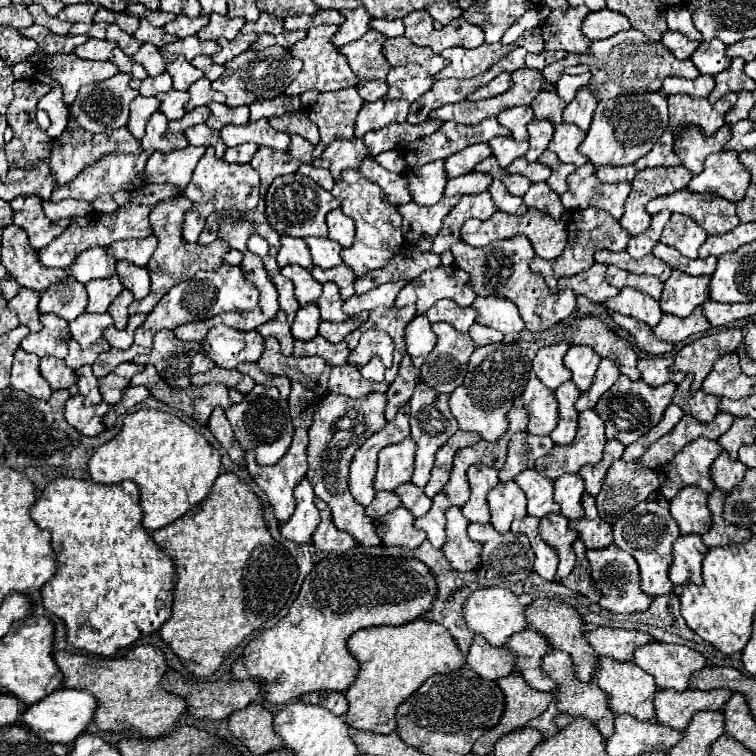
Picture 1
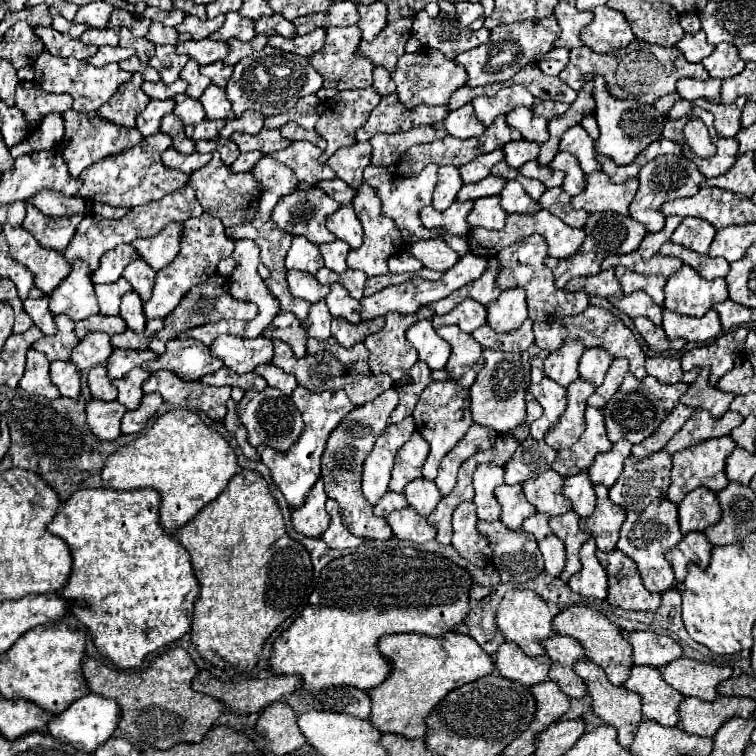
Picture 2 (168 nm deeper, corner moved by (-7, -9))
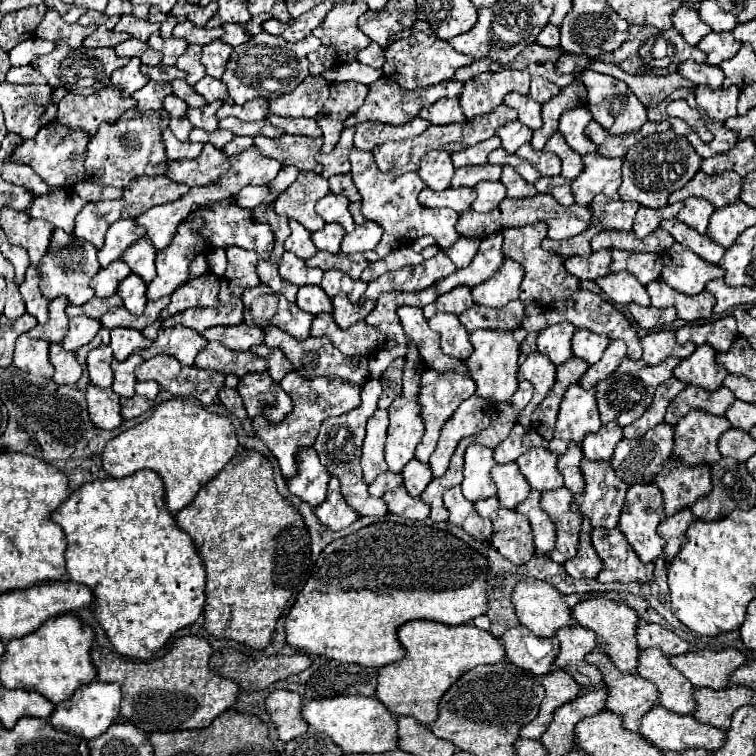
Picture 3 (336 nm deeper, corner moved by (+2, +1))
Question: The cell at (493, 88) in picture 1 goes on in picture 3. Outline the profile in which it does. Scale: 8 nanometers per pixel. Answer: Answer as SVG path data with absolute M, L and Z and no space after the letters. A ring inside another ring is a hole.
M503 69L499 73L481 73L475 79L463 85L463 93L459 95L461 109L467 119L477 115L491 113L497 105L503 103L503 97L511 91L521 95L529 93L529 73Z

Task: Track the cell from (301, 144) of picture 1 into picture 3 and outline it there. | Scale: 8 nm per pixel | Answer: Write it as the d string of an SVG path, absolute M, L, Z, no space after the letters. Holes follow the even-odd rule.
M281 135L277 139L255 137L255 147L265 157L277 159L281 165L293 165L299 171L313 171L315 155L321 149L323 139L311 139L305 135Z

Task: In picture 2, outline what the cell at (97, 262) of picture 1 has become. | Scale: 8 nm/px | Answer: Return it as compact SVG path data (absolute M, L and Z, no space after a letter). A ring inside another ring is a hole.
M128 243L112 249L100 261L100 267L92 275L92 281L94 283L112 283L112 281L120 279L122 277L122 271L126 269L126 265L130 261L134 261L136 257L138 257L138 251L132 245L128 245Z

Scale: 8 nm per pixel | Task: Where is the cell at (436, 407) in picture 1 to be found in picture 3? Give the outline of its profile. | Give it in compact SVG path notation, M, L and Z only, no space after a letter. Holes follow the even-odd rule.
M425 369L421 373L421 387L419 387L419 407L421 407L421 419L423 419L423 425L425 425L425 435L421 439L421 443L417 445L417 453L415 457L421 461L421 463L427 463L431 453L435 451L435 445L437 445L437 439L439 439L439 433L441 433L441 427L445 425L445 421L457 411L457 407L475 393L475 383L471 377L463 377L461 373L455 373L455 371L447 371L447 373L439 373L435 369Z

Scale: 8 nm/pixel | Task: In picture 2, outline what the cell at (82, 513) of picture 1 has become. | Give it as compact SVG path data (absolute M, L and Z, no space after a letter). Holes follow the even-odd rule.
M86 489L76 491L56 513L48 531L64 539L72 551L74 565L62 597L76 601L72 613L90 629L98 651L120 669L140 667L144 657L180 639L192 627L194 601L200 585L194 575L188 551L170 537L158 519L160 495L154 489Z

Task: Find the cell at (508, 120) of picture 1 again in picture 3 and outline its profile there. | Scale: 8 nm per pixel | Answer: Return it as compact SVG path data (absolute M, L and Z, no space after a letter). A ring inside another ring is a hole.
M509 93L503 101L503 105L515 109L519 113L519 121L523 125L527 125L529 129L539 129L541 127L541 105L537 101L533 101L527 95L519 95L519 93Z

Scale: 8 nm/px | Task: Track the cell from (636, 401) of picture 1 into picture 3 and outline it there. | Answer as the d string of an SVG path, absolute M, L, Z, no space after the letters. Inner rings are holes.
M623 357L621 365L605 381L601 381L597 385L597 407L599 407L601 423L607 425L607 423L615 421L621 427L635 423L643 415L643 411L649 409L653 395L655 395L655 389L663 381L671 379L673 369L677 365L679 365L679 359L665 359L663 363L649 367L643 361L629 361L629 357Z

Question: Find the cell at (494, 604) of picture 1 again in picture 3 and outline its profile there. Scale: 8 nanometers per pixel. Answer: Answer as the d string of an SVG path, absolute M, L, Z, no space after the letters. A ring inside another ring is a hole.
M525 577L519 585L515 585L511 603L515 603L515 615L519 617L519 623L531 629L537 637L555 637L557 629L571 625L571 609L563 601L563 595L553 585L535 577Z

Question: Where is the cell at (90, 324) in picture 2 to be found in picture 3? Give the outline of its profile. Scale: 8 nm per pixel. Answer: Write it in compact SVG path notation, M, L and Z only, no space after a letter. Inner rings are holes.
M113 295L113 297L107 297L107 299L93 297L91 301L87 301L87 303L85 303L85 305L81 305L81 307L67 305L67 317L85 315L85 317L91 317L91 319L101 319L107 311L111 311L113 307L119 307L119 305L123 305L119 295Z

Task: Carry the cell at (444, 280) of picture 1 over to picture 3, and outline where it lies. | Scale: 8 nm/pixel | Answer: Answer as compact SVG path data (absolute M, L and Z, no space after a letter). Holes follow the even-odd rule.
M493 233L493 235L485 237L479 245L477 255L469 263L469 267L457 269L451 277L439 281L437 283L437 293L439 295L447 293L447 291L451 291L453 287L459 287L459 285L465 285L465 287L473 289L473 287L481 285L483 281L491 279L505 261L505 257L501 253L501 245L503 245L501 233Z

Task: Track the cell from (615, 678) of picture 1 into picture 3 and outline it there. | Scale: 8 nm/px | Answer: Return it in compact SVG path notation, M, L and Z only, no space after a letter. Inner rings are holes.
M643 649L639 653L637 675L655 683L655 687L659 689L657 705L679 715L689 715L695 709L695 687L691 685L689 689L687 677L671 667L669 659L659 649Z

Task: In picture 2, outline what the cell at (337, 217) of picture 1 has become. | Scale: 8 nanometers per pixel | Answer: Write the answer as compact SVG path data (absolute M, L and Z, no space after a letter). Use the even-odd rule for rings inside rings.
M342 205L336 213L328 215L326 227L342 241L346 241L352 249L362 245L362 225L354 213L352 205Z

